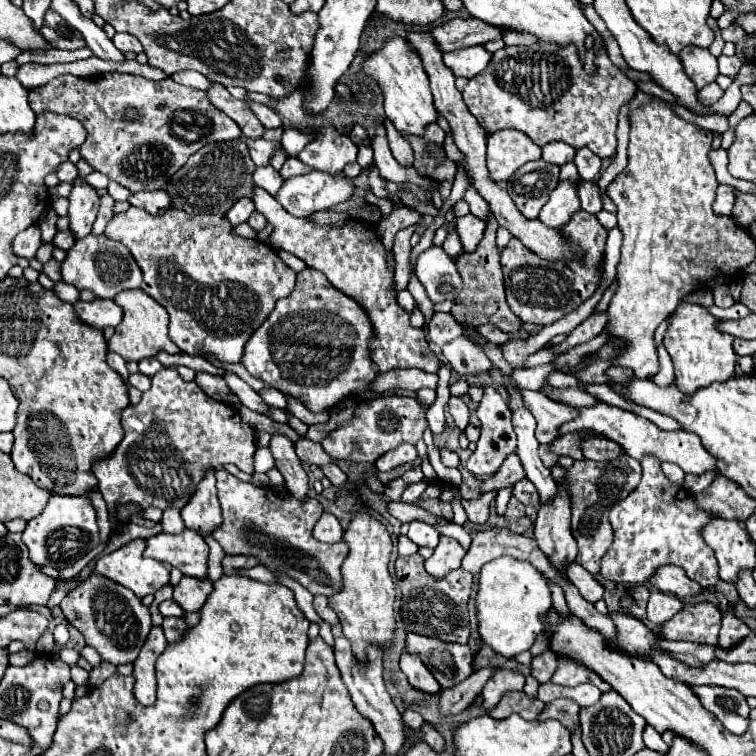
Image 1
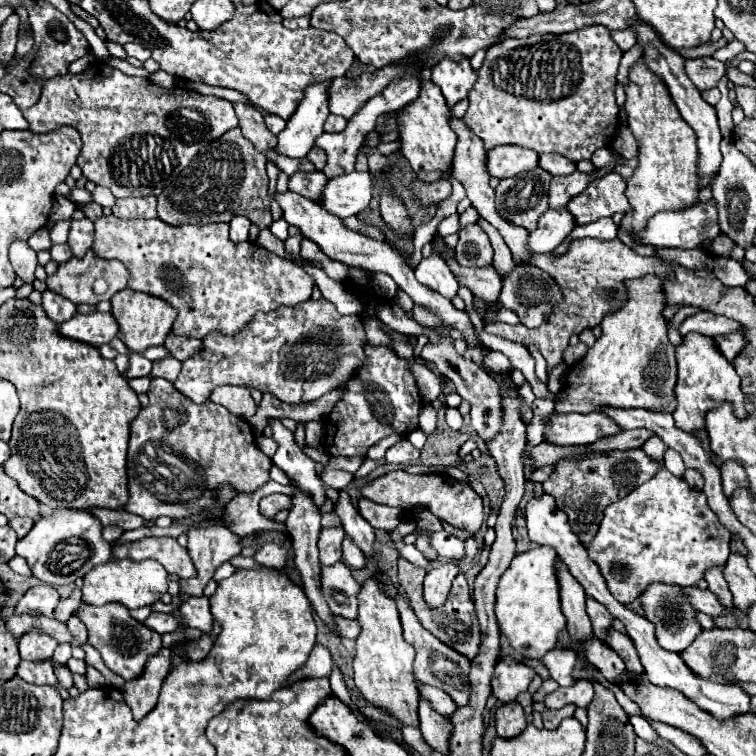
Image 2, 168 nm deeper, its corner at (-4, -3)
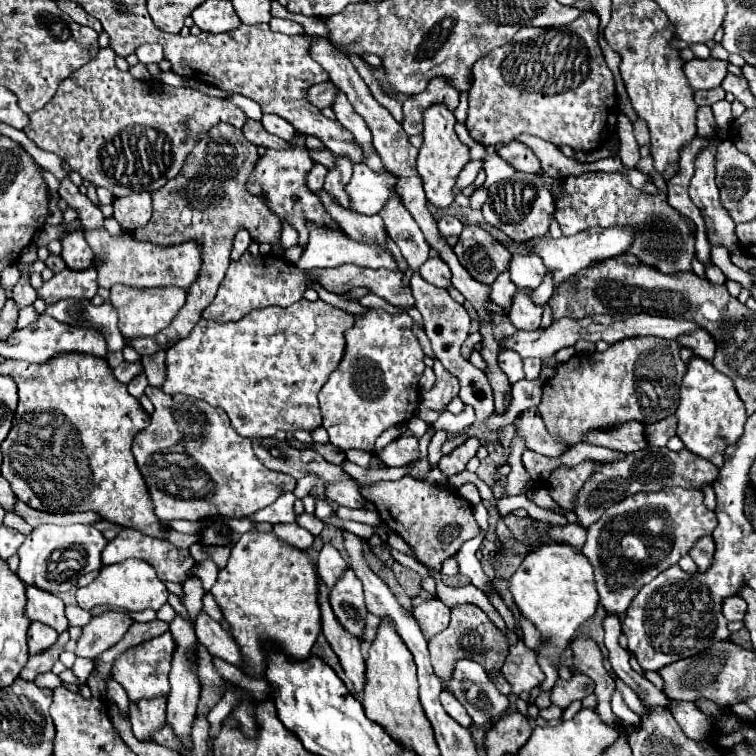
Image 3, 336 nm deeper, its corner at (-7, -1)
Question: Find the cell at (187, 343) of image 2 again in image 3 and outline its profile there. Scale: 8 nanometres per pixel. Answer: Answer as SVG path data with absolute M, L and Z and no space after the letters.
M213 126L209 134L187 156L179 176L153 192L153 218L147 226L137 230L137 236L149 238L151 242L159 244L179 244L187 238L195 238L203 246L207 260L195 286L191 286L191 292L187 292L187 302L179 310L175 320L151 338L131 340L131 346L141 356L167 350L171 348L171 344L191 334L191 330L199 322L201 310L211 304L211 298L215 298L219 282L223 280L223 274L229 266L233 236L237 230L247 228L255 242L273 244L279 238L281 218L277 218L277 214L267 206L263 196L255 196L247 190L247 180L253 174L257 160L257 146L247 142L239 128Z

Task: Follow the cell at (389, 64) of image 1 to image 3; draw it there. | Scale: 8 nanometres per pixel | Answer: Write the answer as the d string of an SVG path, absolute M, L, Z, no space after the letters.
M431 104L423 112L423 144L419 148L417 156L417 172L423 178L423 188L427 194L427 200L439 208L447 208L453 202L453 192L451 188L455 186L457 174L463 170L463 166L469 162L469 150L467 146L457 138L457 132L453 130L455 126L455 116L453 112L443 106L443 104Z

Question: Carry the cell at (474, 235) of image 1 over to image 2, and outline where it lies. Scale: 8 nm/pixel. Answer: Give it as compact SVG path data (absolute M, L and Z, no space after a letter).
M468 224L458 232L456 260L460 266L484 268L492 264L492 246L486 232L478 224Z

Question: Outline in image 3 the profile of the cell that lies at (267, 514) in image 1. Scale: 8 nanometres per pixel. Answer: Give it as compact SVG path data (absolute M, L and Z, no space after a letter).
M349 568L343 572L343 576L331 588L329 602L331 602L335 616L345 626L345 630L351 632L353 636L361 636L363 626L365 626L367 608L363 602L361 582L359 582L359 578L355 578L355 574L351 574Z

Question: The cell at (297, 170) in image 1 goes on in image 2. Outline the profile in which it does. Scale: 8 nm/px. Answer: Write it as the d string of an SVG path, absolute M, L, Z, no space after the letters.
M296 172L290 176L288 188L312 202L320 202L320 190L324 190L324 184L328 178L322 172Z

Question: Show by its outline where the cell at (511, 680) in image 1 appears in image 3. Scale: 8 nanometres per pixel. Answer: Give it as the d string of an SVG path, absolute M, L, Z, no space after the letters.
M523 642L509 648L509 656L501 666L501 674L511 684L511 692L515 696L519 696L521 692L531 692L545 678L535 660L535 652L531 652Z

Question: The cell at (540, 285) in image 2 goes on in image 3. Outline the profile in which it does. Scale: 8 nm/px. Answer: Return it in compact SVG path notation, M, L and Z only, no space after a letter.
M517 290L511 302L511 310L509 310L511 322L519 330L527 330L527 332L533 332L539 328L541 314L543 314L543 306L535 304L531 296L533 296L533 290Z

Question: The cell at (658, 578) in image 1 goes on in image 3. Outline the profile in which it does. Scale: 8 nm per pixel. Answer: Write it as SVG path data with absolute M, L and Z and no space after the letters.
M731 596L731 598L723 600L723 616L727 620L743 620L745 610L747 610L747 604L739 596Z

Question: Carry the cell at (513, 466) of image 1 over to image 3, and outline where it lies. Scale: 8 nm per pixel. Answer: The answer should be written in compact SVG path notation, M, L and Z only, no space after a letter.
M669 416L665 420L645 426L645 438L647 438L649 446L665 446L669 442L669 438L675 436L675 432L677 432L675 416Z

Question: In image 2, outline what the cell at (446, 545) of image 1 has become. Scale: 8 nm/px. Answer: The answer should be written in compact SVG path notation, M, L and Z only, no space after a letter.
M446 562L434 568L424 578L424 602L428 608L440 608L446 602L446 596L450 592L450 584L458 574L458 564Z

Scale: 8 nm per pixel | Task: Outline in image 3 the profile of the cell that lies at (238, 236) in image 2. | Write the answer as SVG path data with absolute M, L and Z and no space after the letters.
M239 230L239 232L235 234L235 238L233 238L231 258L239 258L239 256L247 250L249 244L251 244L251 236L249 236L249 232L247 232L247 230Z

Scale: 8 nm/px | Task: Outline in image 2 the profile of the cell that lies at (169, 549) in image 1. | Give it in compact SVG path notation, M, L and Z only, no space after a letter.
M142 538L136 542L114 542L112 544L114 560L146 560L152 558L160 562L168 574L176 574L178 578L196 576L194 564L188 556L188 550L182 548L176 538Z

